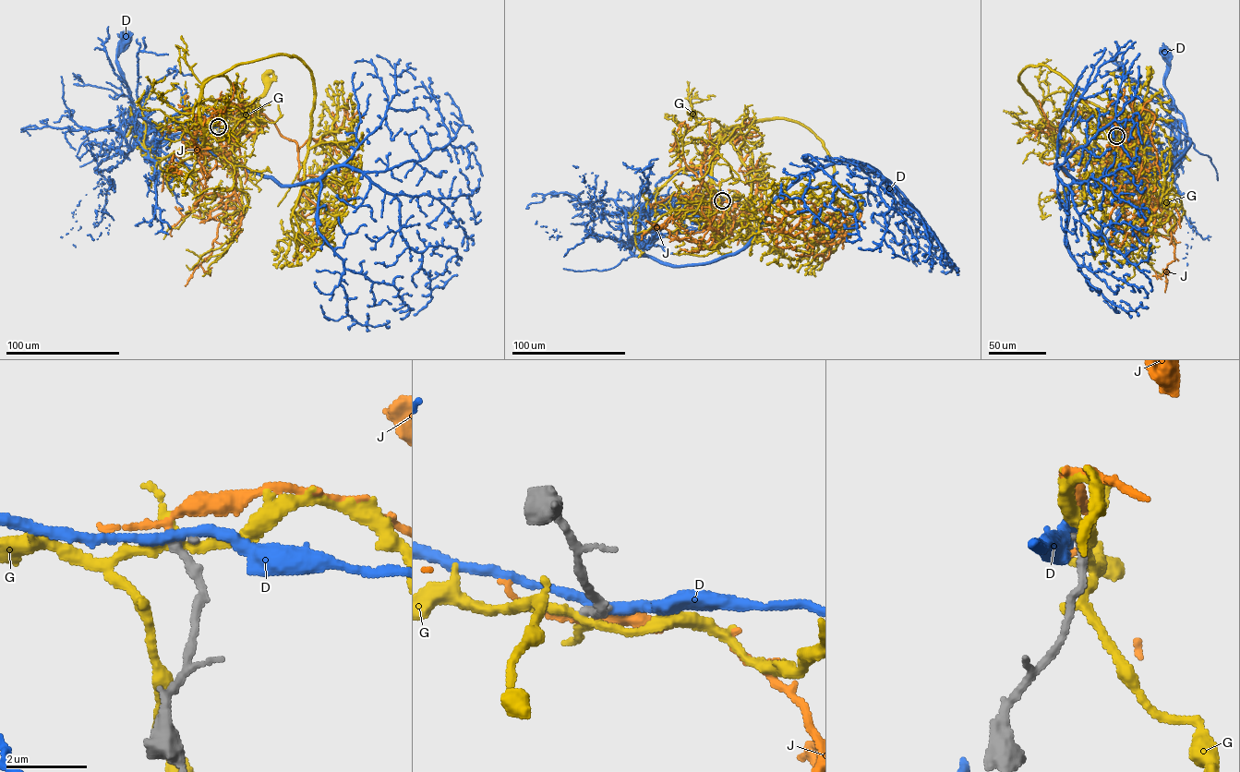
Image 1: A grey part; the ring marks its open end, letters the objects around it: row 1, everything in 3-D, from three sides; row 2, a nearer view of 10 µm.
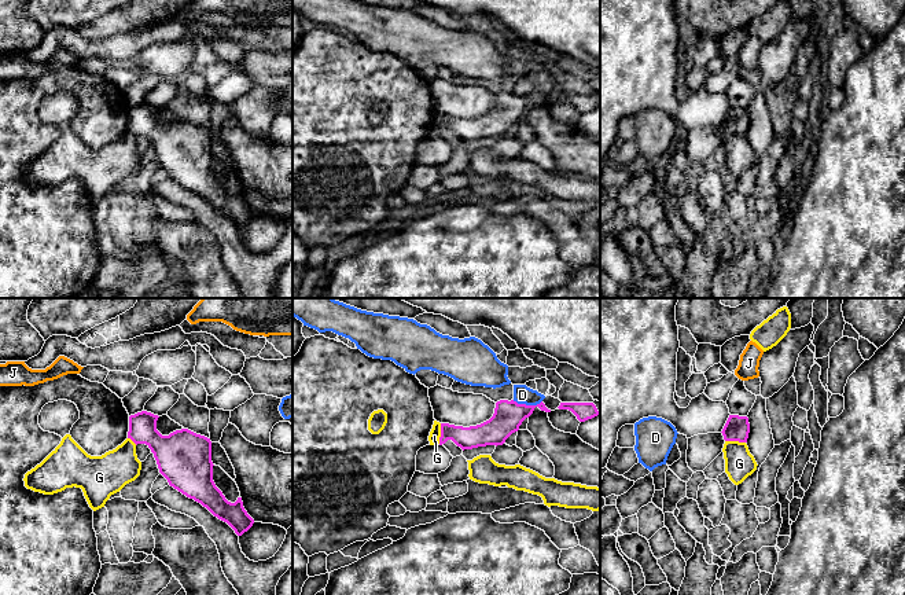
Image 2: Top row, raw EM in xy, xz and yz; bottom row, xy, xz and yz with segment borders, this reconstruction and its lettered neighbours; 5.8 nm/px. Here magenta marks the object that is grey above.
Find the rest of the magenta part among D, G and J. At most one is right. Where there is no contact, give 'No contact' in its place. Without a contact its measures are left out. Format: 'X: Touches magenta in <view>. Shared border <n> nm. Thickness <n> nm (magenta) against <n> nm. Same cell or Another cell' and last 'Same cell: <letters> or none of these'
D: Touches magenta in xz. Shared border 180 nm. Thickness 180 nm (magenta) against 110 nm. Another cell
G: Touches magenta in xz. Shared border 120 nm. Thickness 130 nm (magenta) against 70 nm. Another cell
J: No contact. Another cell
Same cell: none of these

